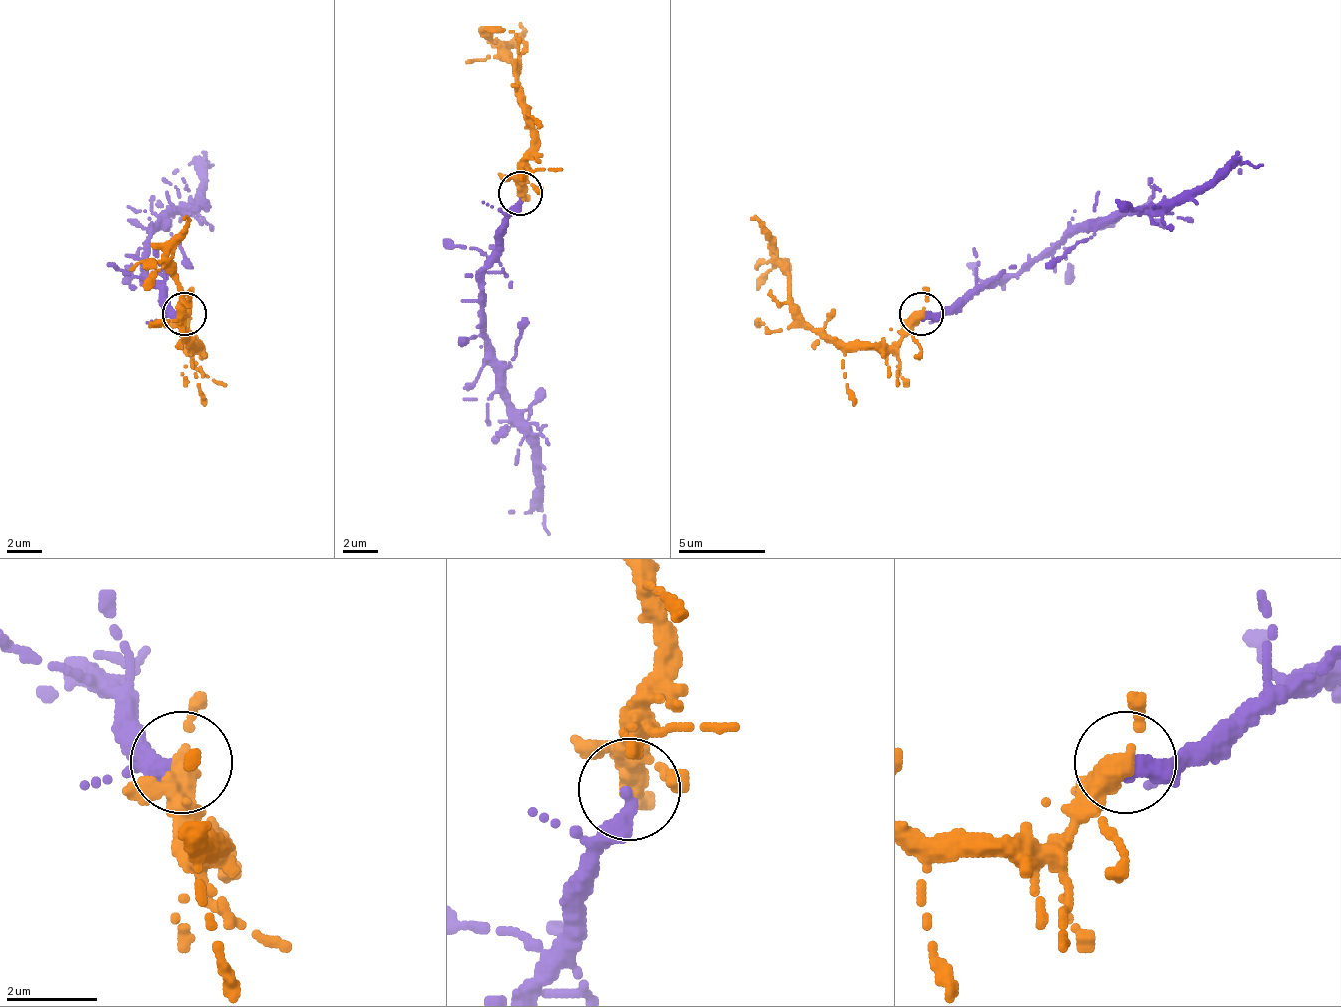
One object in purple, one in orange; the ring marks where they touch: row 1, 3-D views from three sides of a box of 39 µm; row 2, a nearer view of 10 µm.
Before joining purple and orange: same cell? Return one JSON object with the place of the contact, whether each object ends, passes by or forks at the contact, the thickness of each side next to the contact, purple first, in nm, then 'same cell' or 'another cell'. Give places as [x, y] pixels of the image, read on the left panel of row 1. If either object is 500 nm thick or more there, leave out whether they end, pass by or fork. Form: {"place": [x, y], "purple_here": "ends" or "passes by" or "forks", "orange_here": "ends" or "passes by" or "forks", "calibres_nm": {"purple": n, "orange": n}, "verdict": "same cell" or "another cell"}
{"place": [184, 314], "purple_here": "ends", "orange_here": "passes by", "calibres_nm": {"purple": 400, "orange": 360}, "verdict": "same cell"}

